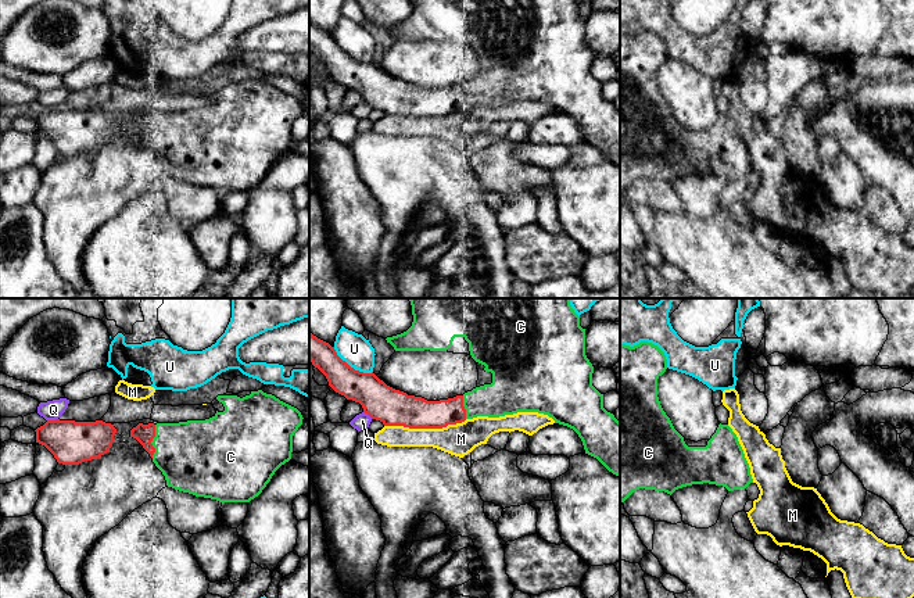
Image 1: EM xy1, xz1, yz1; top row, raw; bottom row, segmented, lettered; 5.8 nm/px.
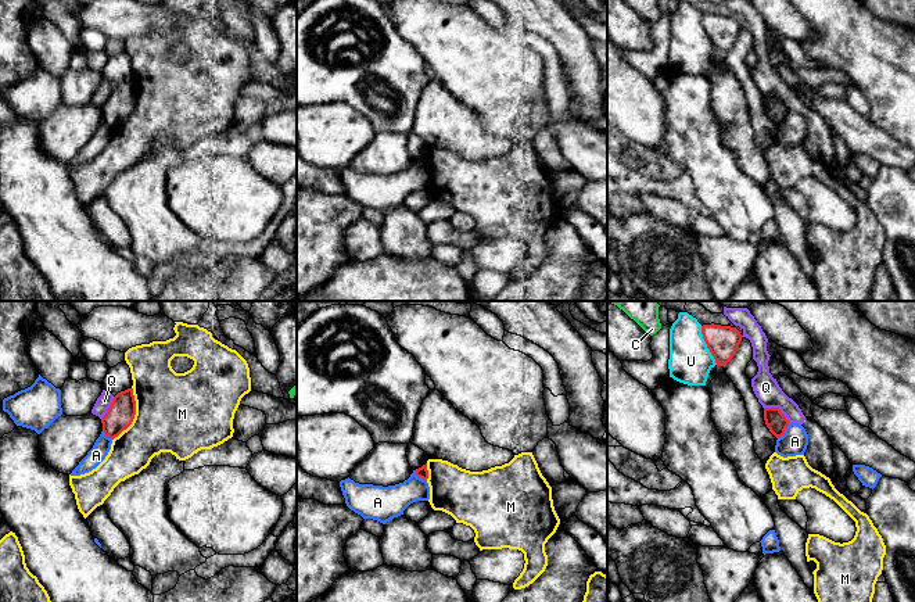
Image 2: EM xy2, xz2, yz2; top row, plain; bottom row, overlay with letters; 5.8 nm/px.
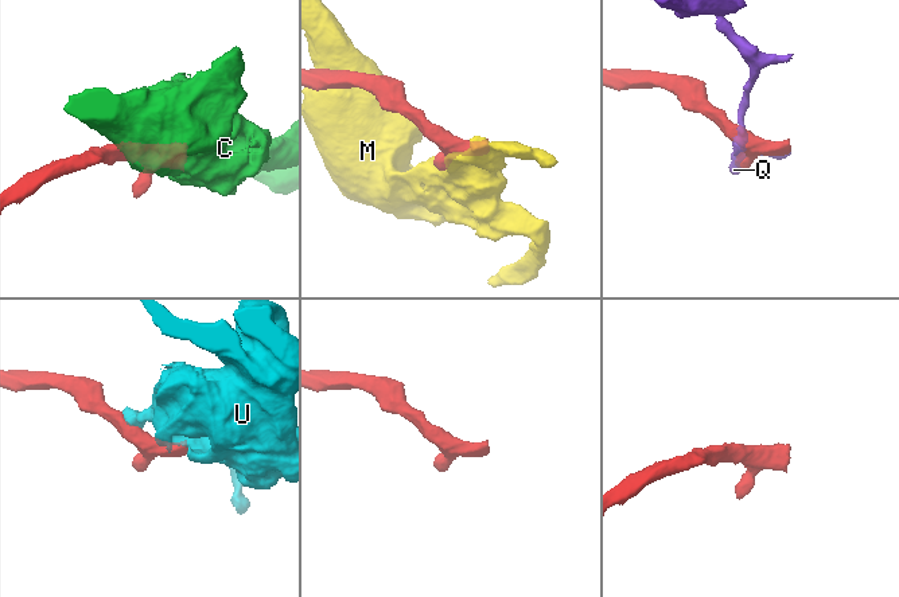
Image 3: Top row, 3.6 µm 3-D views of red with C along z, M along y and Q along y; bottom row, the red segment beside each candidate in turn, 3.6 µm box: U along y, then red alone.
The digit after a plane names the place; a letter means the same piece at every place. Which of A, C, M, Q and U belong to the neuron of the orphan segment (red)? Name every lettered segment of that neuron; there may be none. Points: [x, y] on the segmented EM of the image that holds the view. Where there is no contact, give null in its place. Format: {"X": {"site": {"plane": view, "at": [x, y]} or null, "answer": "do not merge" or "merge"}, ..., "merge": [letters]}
{"A": {"site": {"plane": "yz2", "at": [785, 429]}, "answer": "do not merge"}, "C": {"site": {"plane": "xy1", "at": [151, 440]}, "answer": "merge"}, "M": {"site": {"plane": "xz1", "at": [425, 428]}, "answer": "do not merge"}, "Q": {"site": {"plane": "yz2", "at": [778, 408]}, "answer": "do not merge"}, "U": {"site": {"plane": "xz1", "at": [350, 366]}, "answer": "do not merge"}, "merge": ["C"]}

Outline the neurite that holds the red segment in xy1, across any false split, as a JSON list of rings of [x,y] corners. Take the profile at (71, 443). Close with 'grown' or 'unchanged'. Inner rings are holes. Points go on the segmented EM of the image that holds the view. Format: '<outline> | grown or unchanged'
[[[47,420],[36,430],[36,443],[44,445],[62,465],[79,465],[107,454],[117,429],[103,420]]] | unchanged

